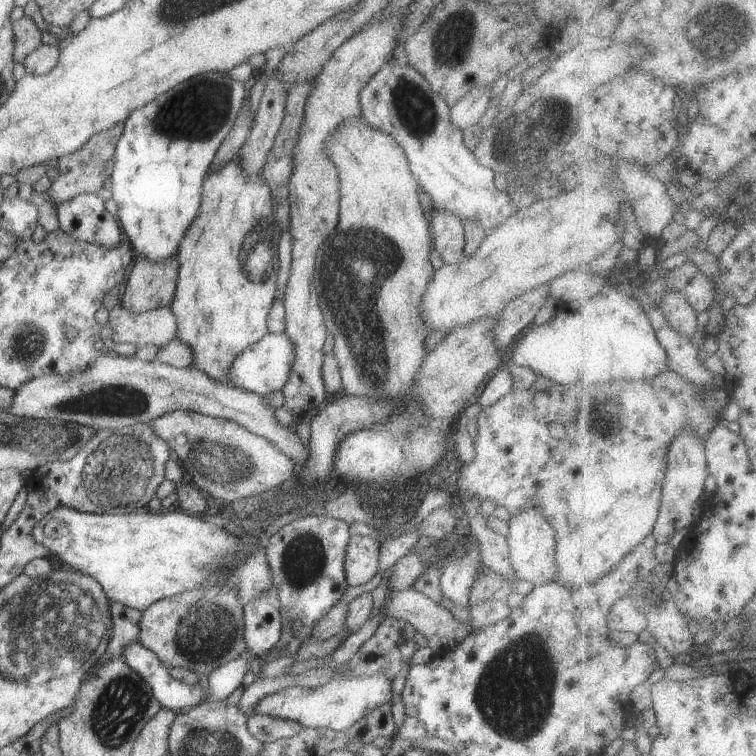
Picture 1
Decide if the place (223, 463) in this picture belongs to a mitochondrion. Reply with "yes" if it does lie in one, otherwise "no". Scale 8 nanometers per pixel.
yes

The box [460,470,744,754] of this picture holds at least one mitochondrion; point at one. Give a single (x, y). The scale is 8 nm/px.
(514, 694)

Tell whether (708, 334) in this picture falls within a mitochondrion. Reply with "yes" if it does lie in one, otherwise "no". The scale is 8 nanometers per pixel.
no

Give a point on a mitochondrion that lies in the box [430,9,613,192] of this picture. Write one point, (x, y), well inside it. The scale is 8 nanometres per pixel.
(451, 45)

